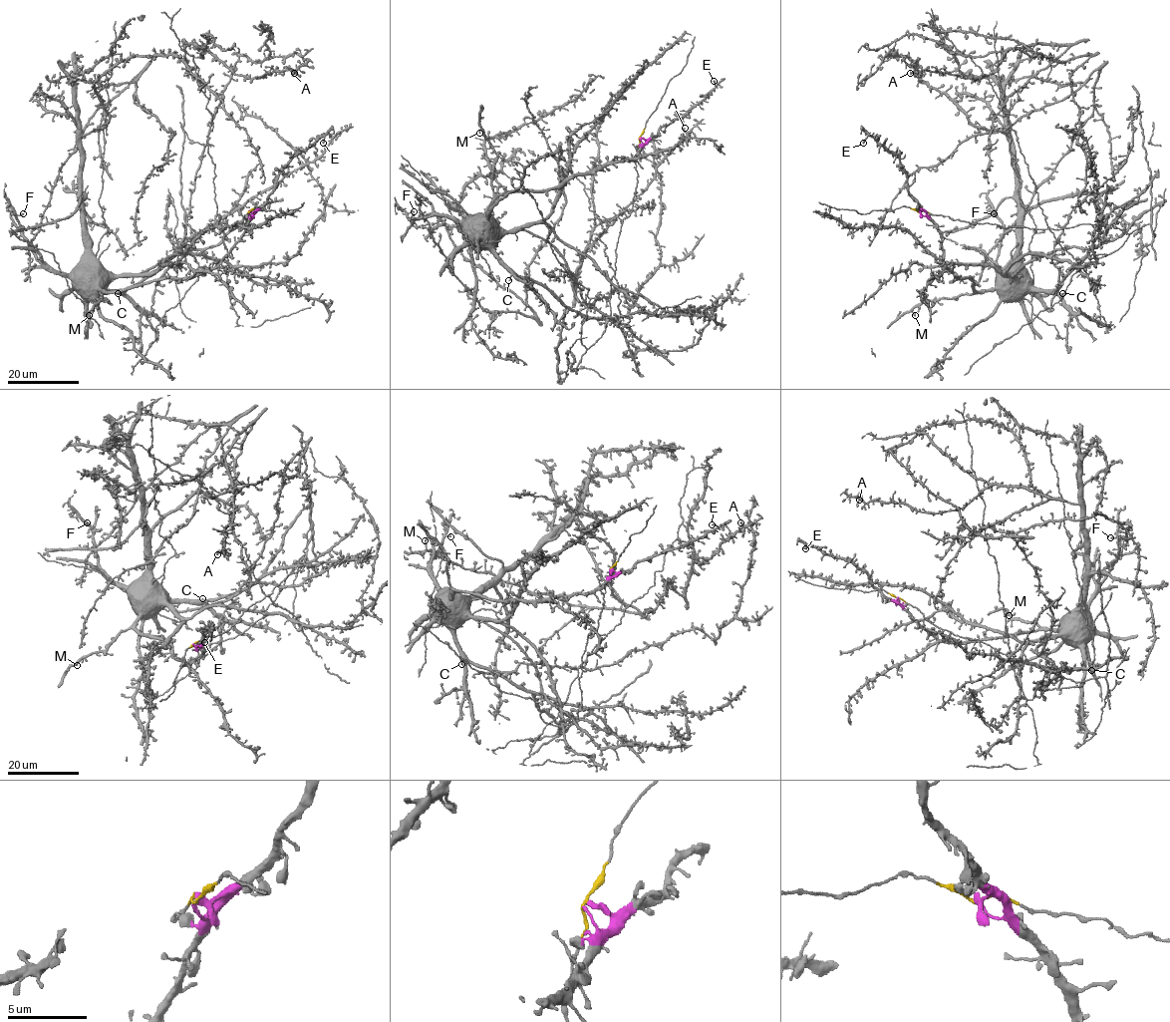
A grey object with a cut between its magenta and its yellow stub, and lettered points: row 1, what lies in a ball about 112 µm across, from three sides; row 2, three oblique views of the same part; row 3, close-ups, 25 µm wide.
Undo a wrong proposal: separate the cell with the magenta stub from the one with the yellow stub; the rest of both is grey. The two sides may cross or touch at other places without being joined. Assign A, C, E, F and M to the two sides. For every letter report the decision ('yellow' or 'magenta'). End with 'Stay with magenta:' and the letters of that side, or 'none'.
A: yellow
C: magenta
E: magenta
F: magenta
M: magenta
Stay with magenta: C, E, F, M

